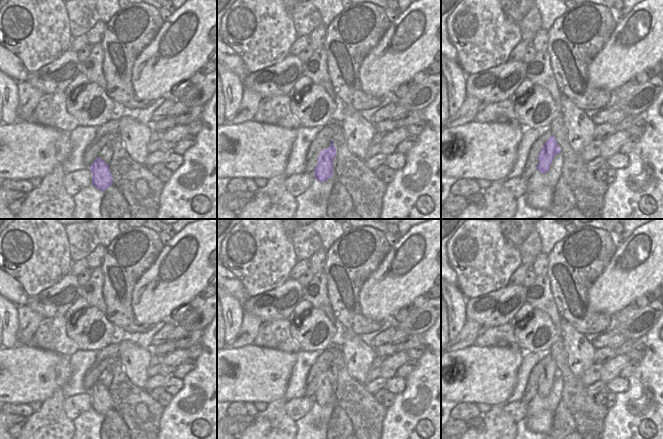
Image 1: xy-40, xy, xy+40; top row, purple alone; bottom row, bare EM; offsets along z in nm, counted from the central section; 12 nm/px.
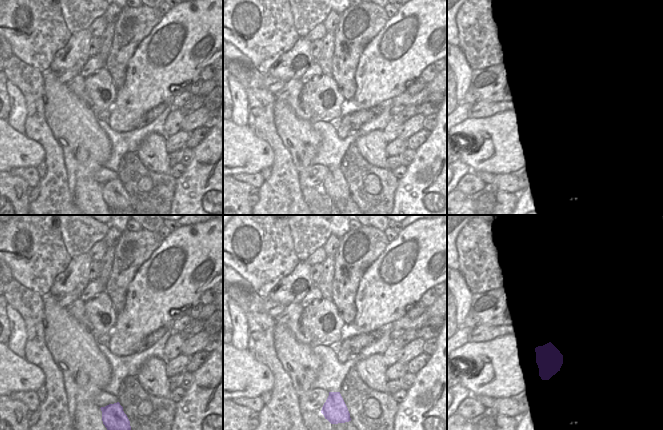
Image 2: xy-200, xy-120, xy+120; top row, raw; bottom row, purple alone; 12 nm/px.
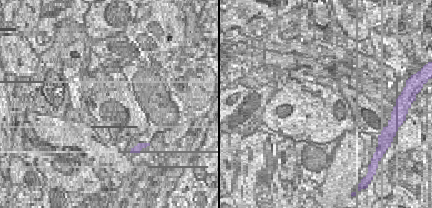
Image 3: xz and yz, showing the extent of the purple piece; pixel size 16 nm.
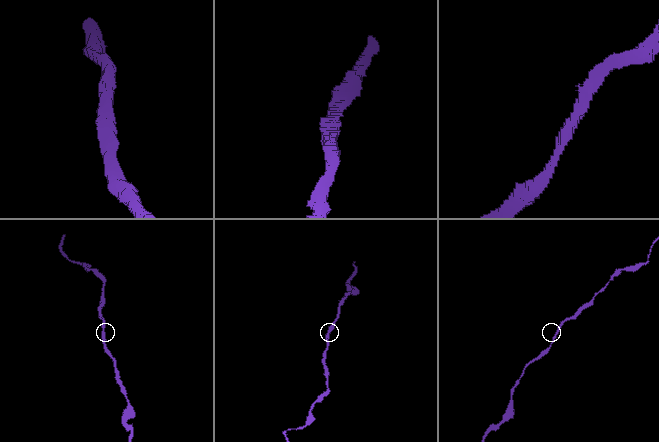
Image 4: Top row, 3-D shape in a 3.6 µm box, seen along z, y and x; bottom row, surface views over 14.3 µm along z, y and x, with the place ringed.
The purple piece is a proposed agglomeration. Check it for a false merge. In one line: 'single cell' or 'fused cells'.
single cell

